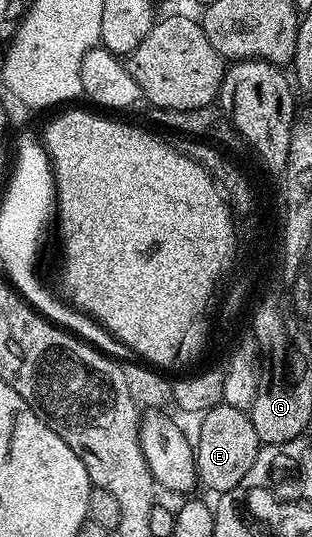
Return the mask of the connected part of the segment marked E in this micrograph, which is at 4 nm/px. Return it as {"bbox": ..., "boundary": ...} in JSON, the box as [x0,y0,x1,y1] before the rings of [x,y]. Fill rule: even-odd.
{"bbox":[193,404,260,495],"boundary":[[[226,404],[212,406],[201,417],[200,438],[193,444],[195,452],[195,473],[198,481],[216,495],[230,490],[238,491],[243,486],[245,472],[253,468],[260,448],[259,437],[246,410],[238,410]]]}

